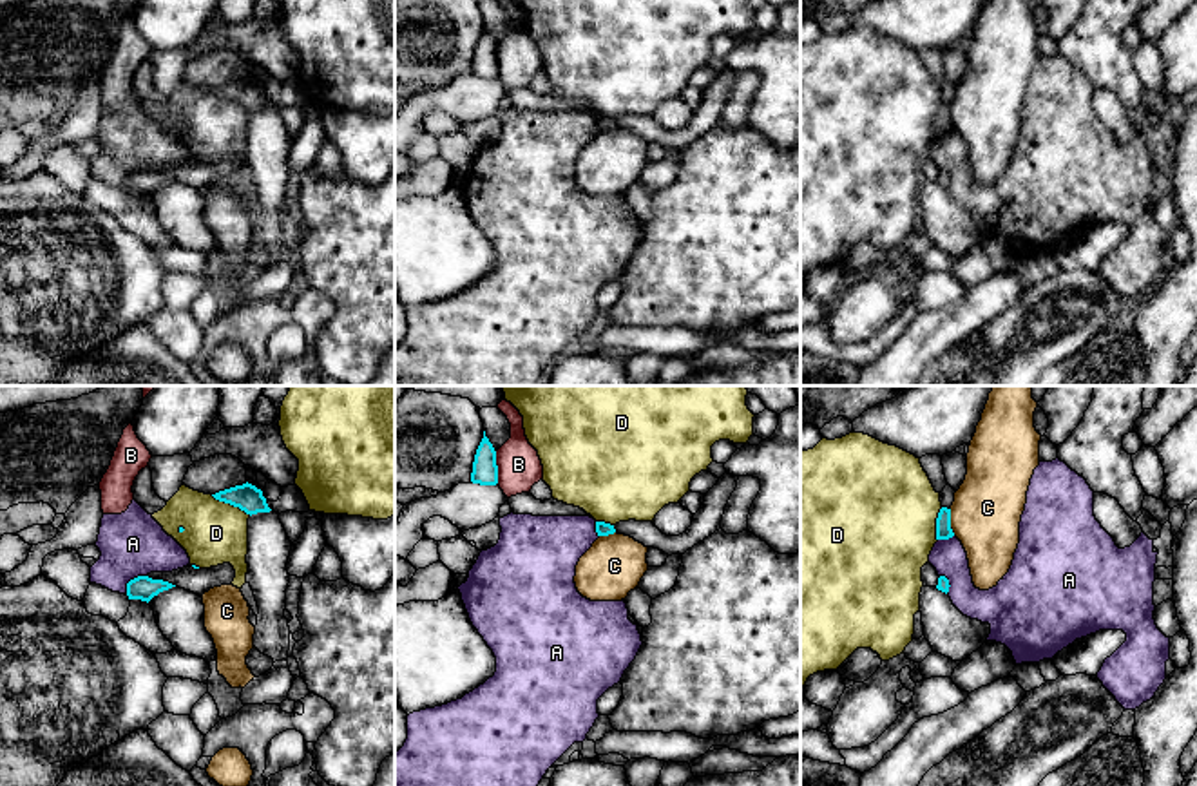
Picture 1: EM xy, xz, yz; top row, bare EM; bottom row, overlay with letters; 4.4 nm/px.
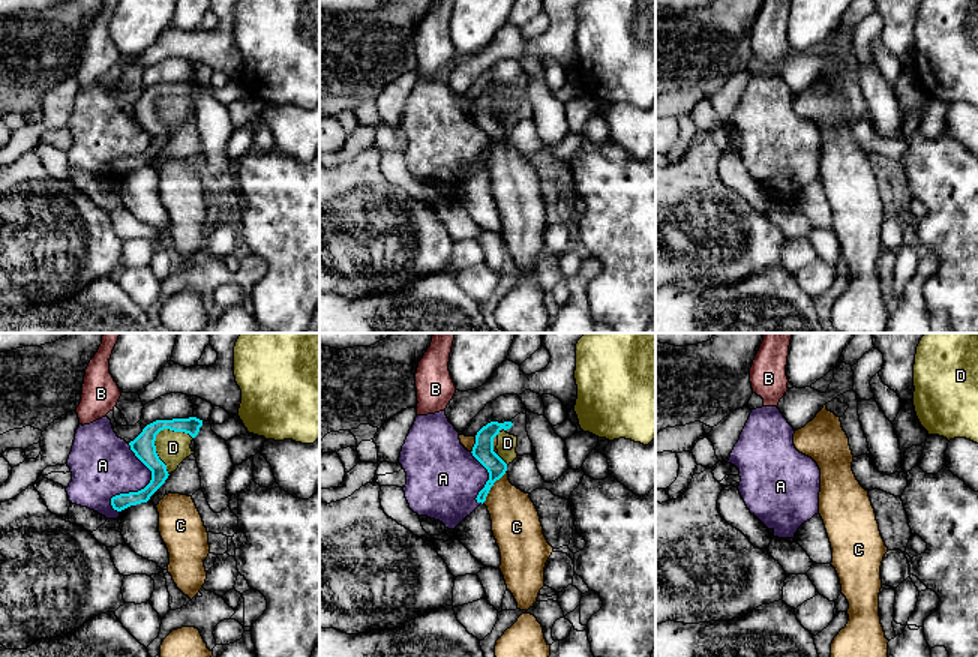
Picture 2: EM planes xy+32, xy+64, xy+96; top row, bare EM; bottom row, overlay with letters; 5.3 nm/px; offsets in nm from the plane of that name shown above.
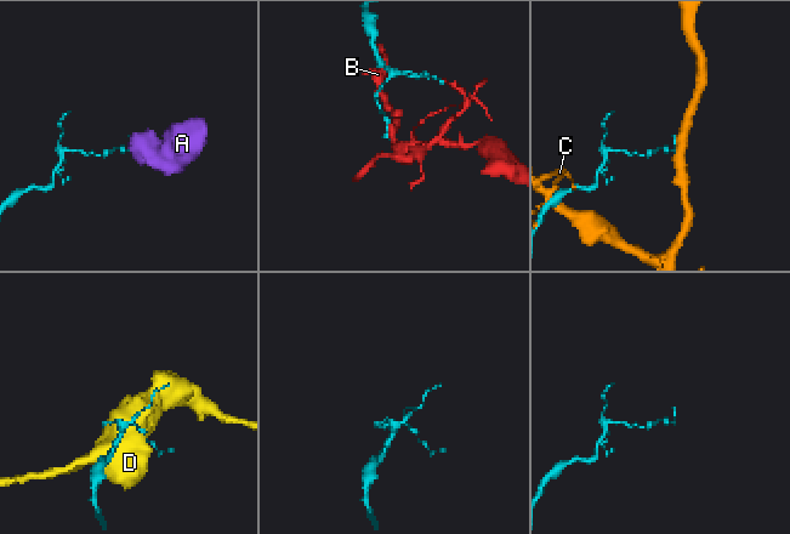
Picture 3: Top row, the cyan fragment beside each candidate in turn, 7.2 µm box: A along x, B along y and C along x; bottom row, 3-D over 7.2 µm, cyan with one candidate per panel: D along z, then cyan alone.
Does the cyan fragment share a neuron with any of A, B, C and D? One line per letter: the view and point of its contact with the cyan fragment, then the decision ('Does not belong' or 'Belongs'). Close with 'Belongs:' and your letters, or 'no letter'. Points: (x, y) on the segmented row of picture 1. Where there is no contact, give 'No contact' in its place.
A: Touches cyan at xy (131, 580). Does not belong
B: Touches cyan at xz (497, 468). Does not belong
C: Touches cyan at yz (949, 522). Does not belong
D: Touches cyan at xy (230, 504). Does not belong
Belongs: no letter

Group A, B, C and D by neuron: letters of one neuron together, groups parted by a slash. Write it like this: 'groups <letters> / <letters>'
groups A / B / C / D

